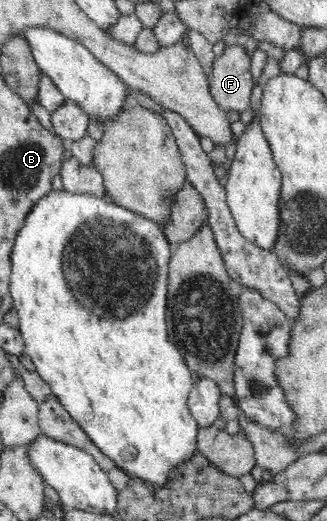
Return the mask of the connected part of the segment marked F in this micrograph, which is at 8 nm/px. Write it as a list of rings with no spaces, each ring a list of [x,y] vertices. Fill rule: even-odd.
[[[225,47],[214,54],[207,78],[207,93],[224,113],[244,112],[250,104],[254,80],[244,47]]]

